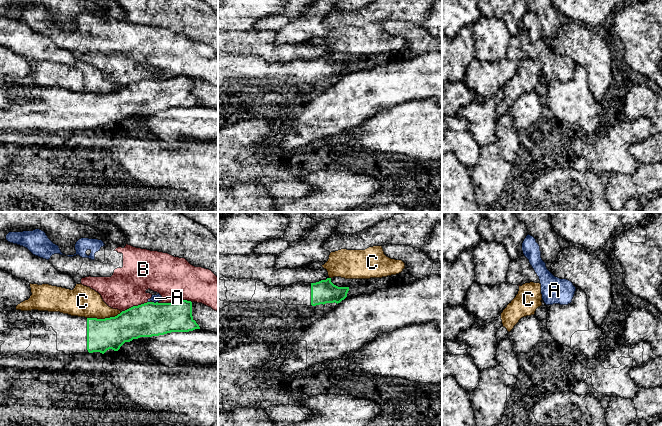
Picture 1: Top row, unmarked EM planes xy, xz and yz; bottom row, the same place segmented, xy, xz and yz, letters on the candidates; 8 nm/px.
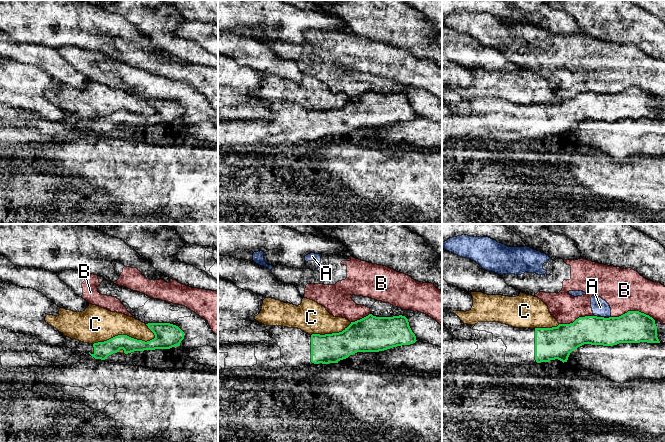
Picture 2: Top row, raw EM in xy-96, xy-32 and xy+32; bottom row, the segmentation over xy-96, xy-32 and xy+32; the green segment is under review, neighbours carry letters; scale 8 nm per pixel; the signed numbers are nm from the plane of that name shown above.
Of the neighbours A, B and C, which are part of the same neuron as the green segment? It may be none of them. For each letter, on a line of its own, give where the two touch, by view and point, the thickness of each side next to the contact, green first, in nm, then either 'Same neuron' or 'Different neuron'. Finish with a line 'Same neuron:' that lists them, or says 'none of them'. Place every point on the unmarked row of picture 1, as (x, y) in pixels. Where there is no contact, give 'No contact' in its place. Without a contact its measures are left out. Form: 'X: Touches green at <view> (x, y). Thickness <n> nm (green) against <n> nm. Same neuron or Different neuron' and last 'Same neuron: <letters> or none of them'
A: Touches green at xy (156, 78). Thickness 280 nm (green) against 60 nm. Different neuron
B: Touches green at xy (175, 77). Thickness 280 nm (green) against 340 nm. Different neuron
C: Touches green at xy (105, 94). Thickness 260 nm (green) against 240 nm. Different neuron
Same neuron: none of them

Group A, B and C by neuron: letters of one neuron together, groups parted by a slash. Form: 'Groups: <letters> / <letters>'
Groups: A B / C

